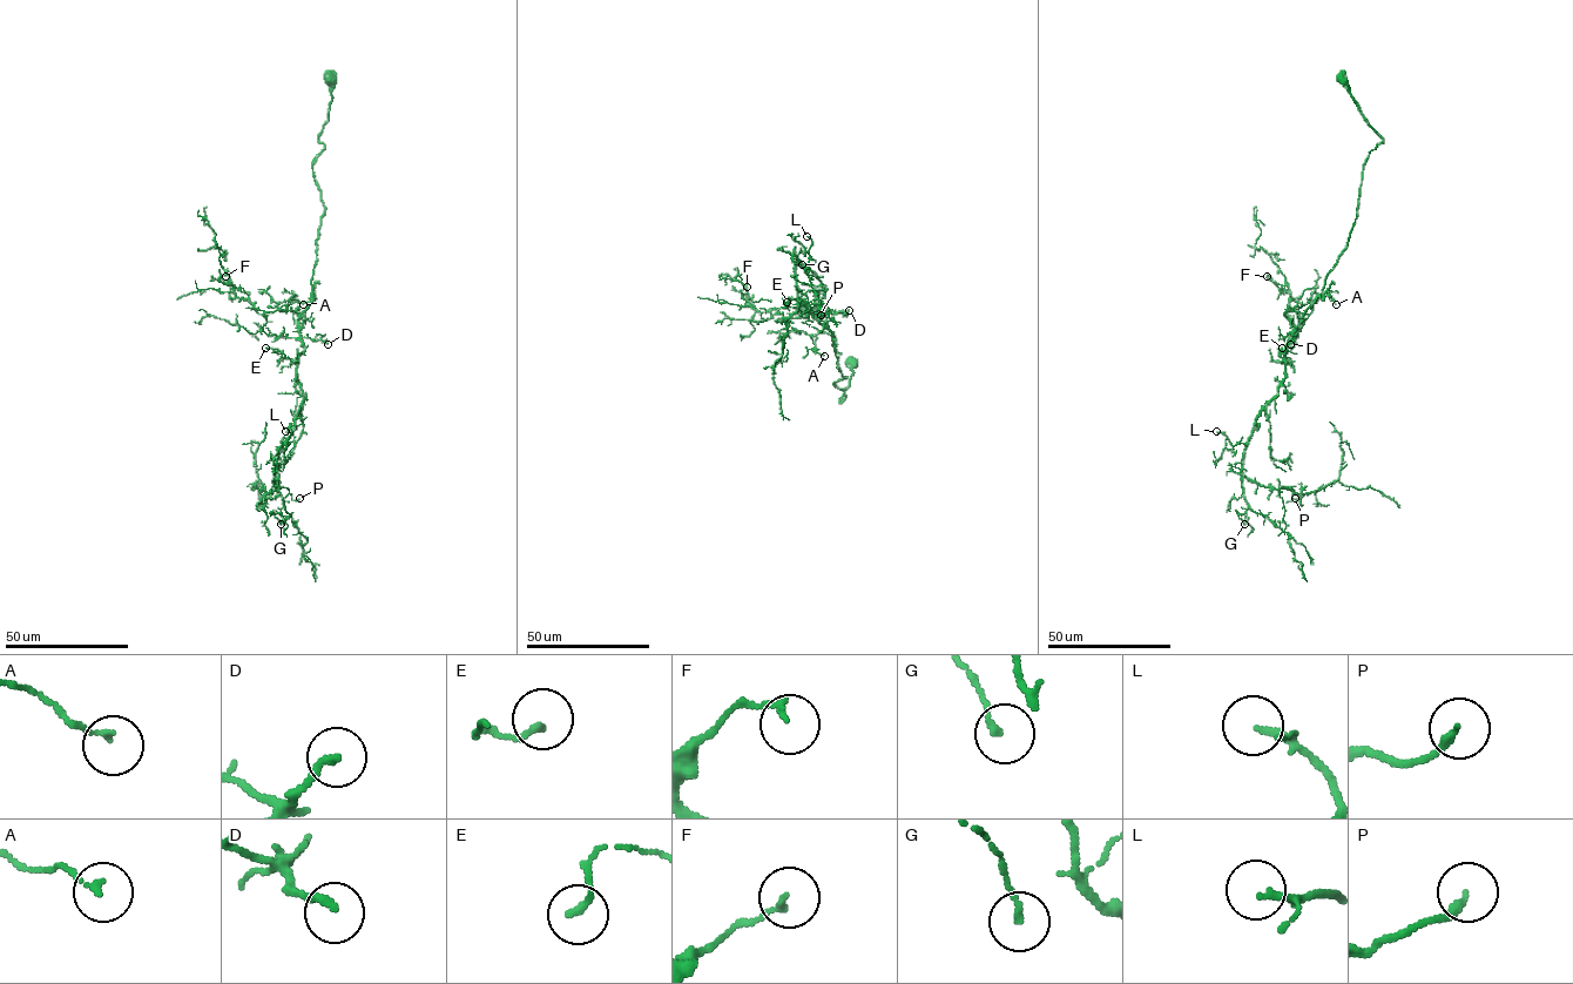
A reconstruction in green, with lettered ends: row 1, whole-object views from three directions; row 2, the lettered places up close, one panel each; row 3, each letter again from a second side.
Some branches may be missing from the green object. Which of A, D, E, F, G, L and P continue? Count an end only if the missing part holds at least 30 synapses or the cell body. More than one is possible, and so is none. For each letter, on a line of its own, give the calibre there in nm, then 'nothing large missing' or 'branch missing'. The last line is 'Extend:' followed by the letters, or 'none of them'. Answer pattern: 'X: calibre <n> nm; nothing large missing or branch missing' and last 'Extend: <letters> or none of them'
A: calibre 120 nm; nothing large missing
D: calibre 200 nm; nothing large missing
E: calibre 160 nm; nothing large missing
F: calibre 150 nm; nothing large missing
G: calibre 140 nm; nothing large missing
L: calibre 120 nm; nothing large missing
P: calibre 200 nm; nothing large missing
Extend: none of them

